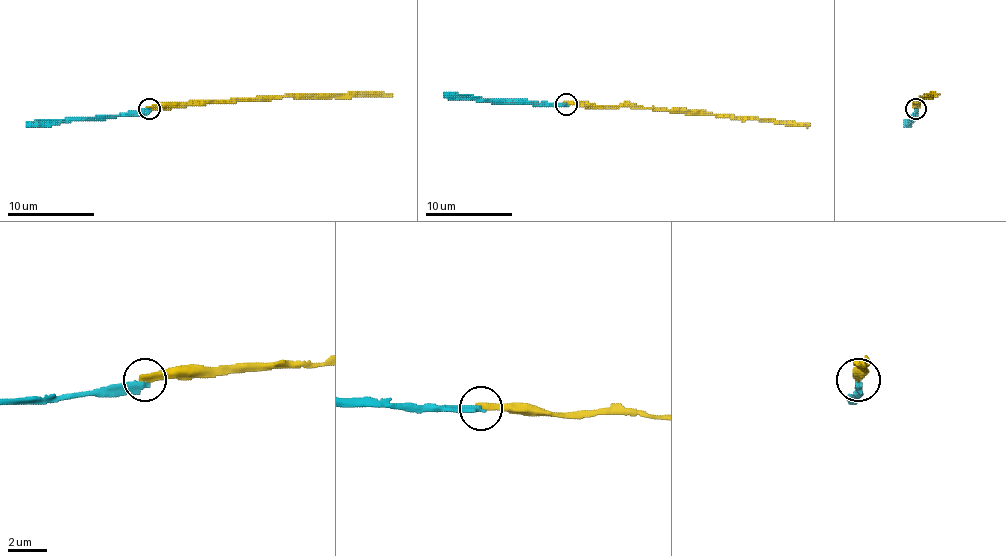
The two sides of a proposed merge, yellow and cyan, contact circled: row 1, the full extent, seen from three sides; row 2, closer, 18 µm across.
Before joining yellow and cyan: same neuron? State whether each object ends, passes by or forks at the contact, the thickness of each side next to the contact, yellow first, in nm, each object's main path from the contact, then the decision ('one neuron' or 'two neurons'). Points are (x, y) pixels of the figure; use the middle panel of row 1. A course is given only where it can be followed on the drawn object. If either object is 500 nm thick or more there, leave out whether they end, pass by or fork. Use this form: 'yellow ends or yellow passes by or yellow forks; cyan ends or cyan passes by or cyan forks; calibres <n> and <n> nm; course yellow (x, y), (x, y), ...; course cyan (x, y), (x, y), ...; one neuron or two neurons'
yellow ends; cyan ends; calibres 320 and 360 nm; course yellow (566, 104), (642, 106), (809, 123); course cyan (566, 104), (483, 101), (448, 97), (444, 93); two neurons

